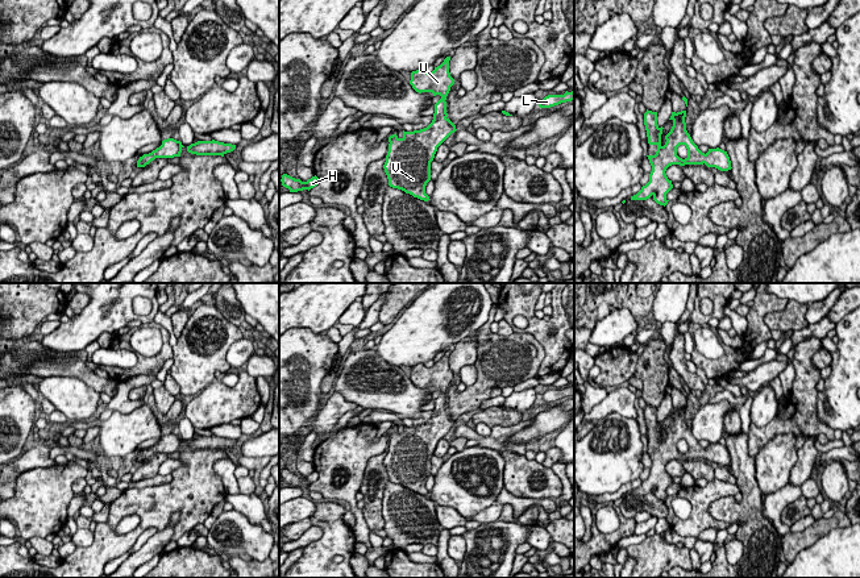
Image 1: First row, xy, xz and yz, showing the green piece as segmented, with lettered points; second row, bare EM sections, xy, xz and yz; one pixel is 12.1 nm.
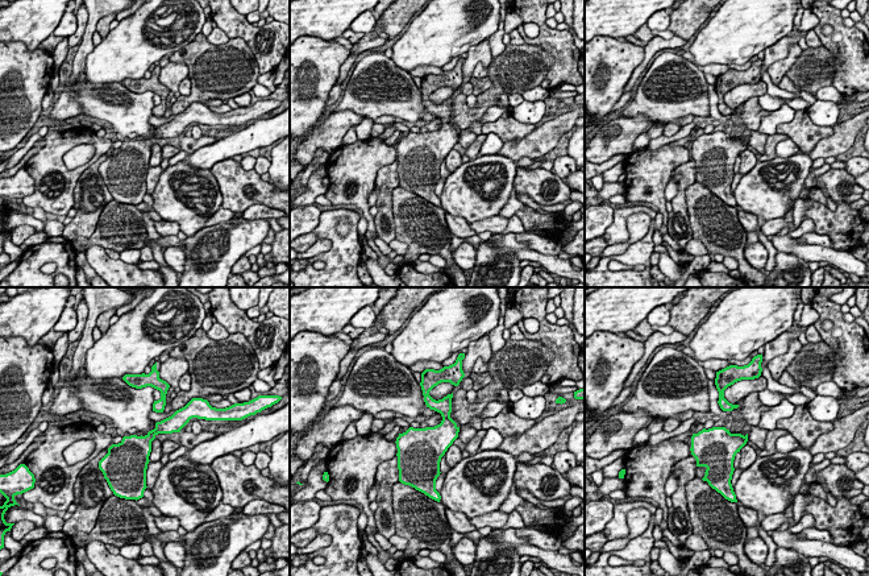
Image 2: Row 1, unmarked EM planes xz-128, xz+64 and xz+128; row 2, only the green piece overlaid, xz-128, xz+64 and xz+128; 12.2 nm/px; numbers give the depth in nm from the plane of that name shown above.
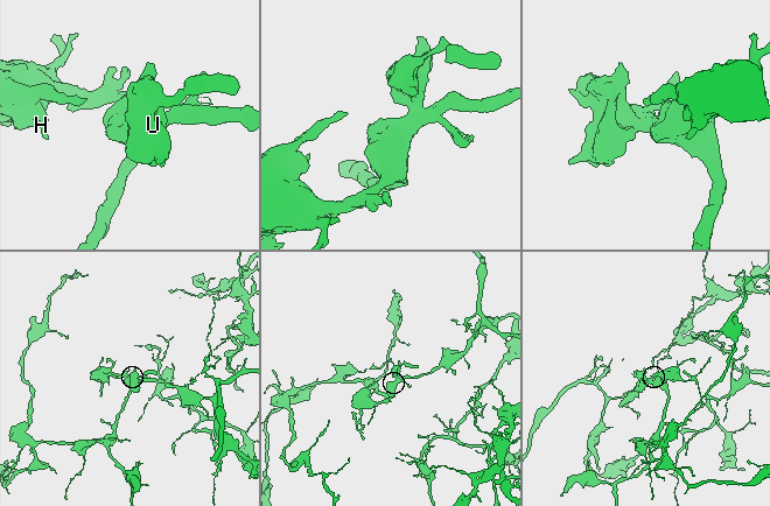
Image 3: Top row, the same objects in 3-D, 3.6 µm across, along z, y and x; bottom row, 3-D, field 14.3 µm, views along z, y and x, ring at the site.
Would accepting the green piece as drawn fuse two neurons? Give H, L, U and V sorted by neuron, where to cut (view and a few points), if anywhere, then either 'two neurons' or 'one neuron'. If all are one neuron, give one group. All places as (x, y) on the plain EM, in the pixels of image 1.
H L U V; no cut; one neuron

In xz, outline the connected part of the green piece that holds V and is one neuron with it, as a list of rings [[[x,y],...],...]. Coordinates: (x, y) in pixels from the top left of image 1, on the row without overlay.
[[[446,352],[432,367],[423,363],[411,367],[410,379],[416,387],[432,387],[441,394],[435,399],[433,415],[427,423],[403,425],[402,433],[396,428],[389,432],[389,446],[383,460],[390,482],[424,496],[429,495],[425,481],[431,475],[431,457],[437,442],[457,425],[446,408],[445,395],[454,379],[449,367],[449,355],[450,352]]]

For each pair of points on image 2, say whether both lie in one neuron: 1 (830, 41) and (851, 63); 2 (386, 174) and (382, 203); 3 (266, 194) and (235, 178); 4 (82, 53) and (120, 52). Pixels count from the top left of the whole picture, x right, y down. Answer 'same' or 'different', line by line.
1: same
2: same
3: same
4: different

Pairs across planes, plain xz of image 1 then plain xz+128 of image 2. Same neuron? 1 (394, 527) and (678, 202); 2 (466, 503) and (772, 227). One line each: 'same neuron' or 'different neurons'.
1: different neurons
2: different neurons

